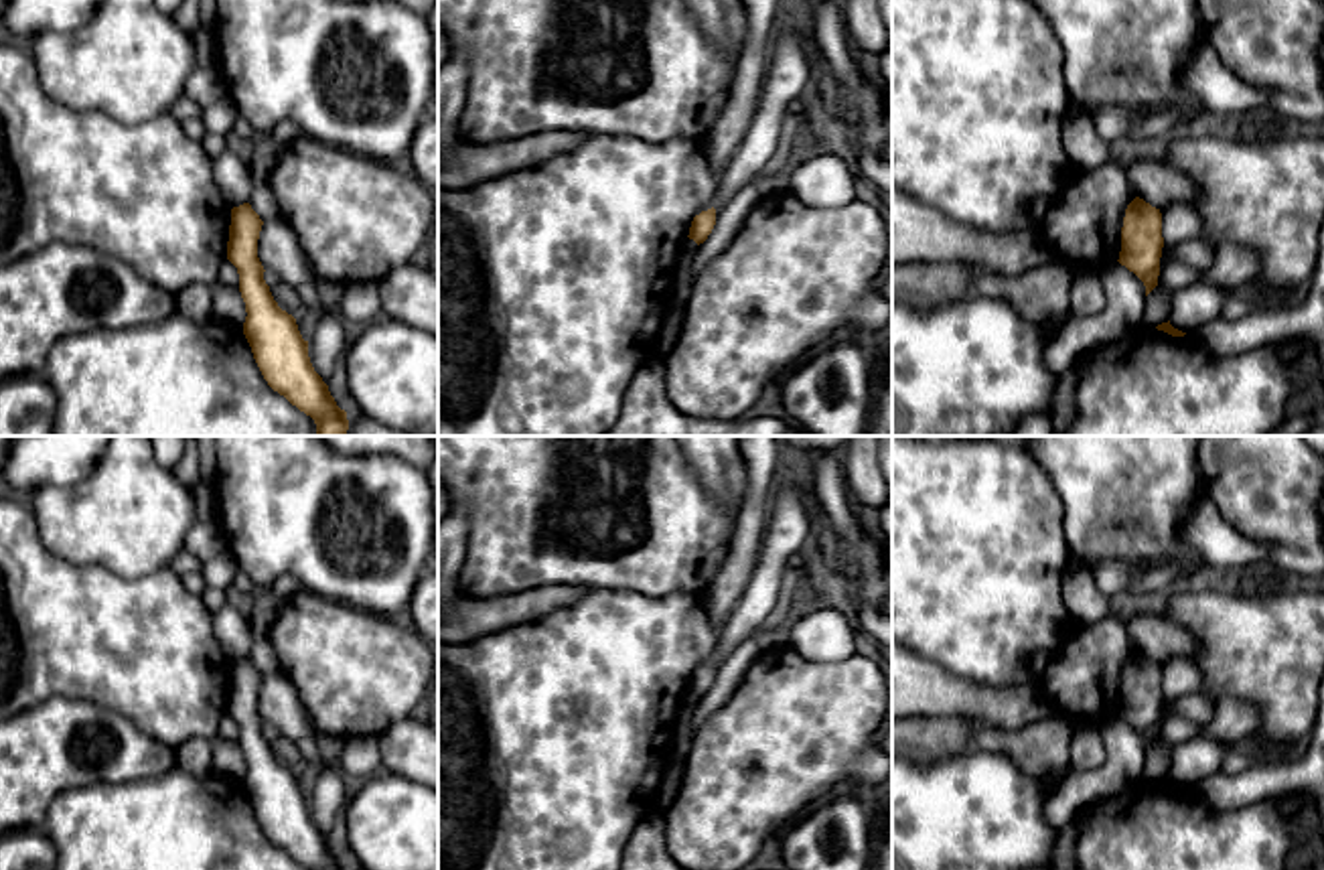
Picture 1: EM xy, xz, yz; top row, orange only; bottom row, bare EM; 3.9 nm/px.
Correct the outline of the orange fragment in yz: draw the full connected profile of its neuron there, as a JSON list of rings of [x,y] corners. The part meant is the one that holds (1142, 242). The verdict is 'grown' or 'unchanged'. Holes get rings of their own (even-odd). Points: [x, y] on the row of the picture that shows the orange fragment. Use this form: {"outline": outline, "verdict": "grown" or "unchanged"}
{"outline": [[[1135,197],[1123,217],[1119,264],[1146,286],[1146,296],[1158,286],[1162,258],[1162,213]]], "verdict": "unchanged"}

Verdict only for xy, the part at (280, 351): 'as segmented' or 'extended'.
as segmented

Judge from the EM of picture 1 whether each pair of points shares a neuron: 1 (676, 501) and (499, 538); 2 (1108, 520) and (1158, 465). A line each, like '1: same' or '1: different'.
1: same
2: same

